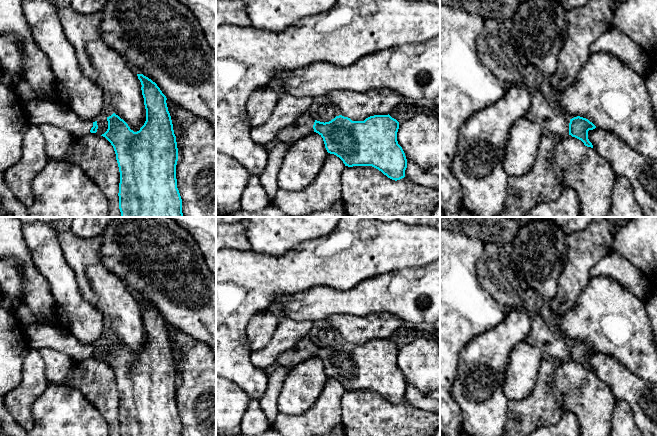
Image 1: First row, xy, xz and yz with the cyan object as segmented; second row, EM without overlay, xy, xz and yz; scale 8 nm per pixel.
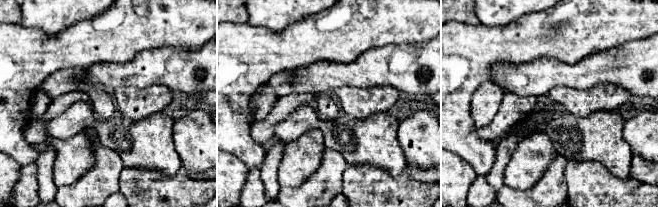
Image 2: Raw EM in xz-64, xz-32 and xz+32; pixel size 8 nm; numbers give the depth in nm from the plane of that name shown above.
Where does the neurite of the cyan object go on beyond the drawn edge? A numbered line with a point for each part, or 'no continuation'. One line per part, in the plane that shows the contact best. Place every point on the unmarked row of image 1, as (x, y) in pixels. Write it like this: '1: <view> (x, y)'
1: xz (302, 350)

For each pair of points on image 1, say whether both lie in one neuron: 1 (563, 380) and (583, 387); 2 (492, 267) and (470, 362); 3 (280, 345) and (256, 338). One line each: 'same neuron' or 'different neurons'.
1: same neuron
2: different neurons
3: different neurons

